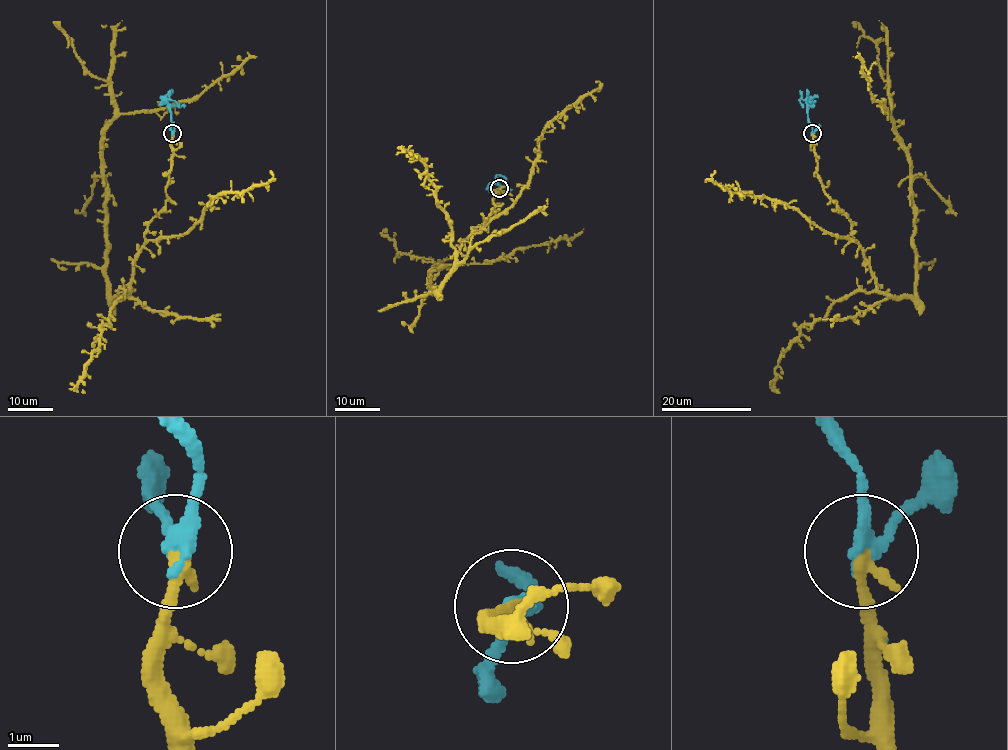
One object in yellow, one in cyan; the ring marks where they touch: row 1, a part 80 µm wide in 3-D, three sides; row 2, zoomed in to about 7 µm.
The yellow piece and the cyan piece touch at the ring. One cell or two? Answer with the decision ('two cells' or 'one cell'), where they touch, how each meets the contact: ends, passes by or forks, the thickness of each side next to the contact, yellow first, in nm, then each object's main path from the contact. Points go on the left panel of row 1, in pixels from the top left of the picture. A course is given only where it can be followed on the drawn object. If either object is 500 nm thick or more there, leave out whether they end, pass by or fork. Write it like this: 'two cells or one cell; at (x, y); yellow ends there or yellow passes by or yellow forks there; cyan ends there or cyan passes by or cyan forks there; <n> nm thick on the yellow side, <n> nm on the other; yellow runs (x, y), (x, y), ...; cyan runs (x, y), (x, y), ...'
one cell; at (172, 133); yellow ends there; cyan passes by; 300 nm thick on the yellow side, 300 nm on the other; yellow runs (173, 133), (166, 205), (148, 225), (130, 291), (112, 297), (105, 129), (121, 114), (196, 99), (256, 56); cyan runs (173, 133), (169, 99), (179, 107)

